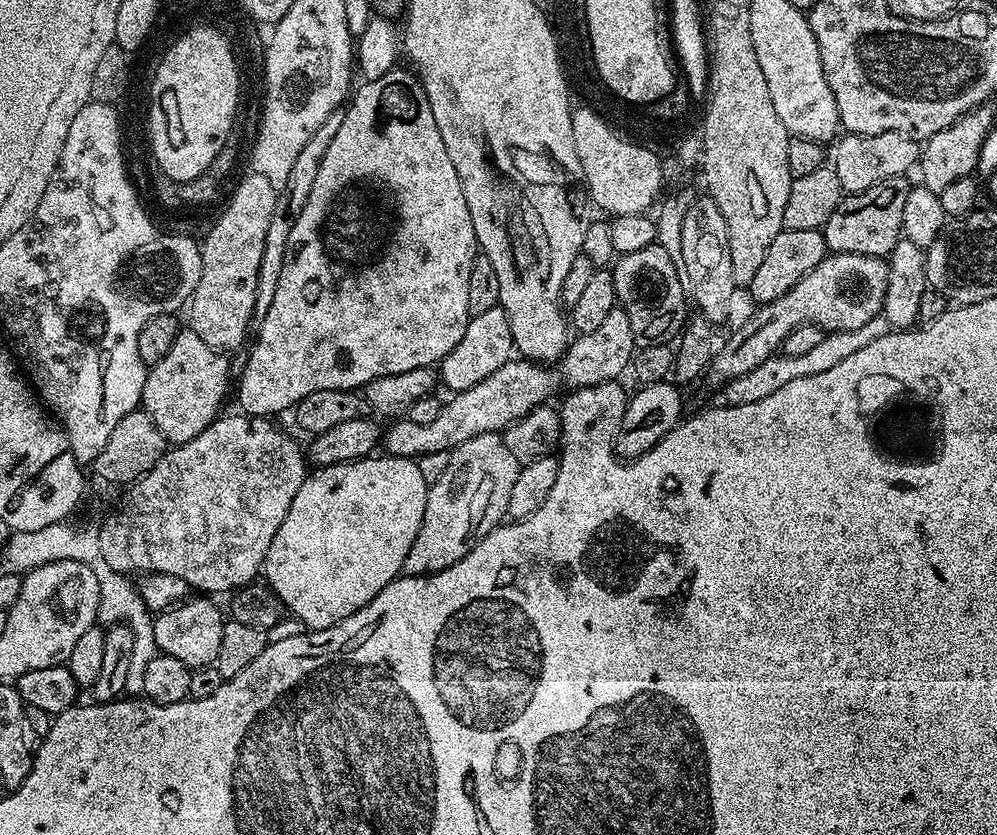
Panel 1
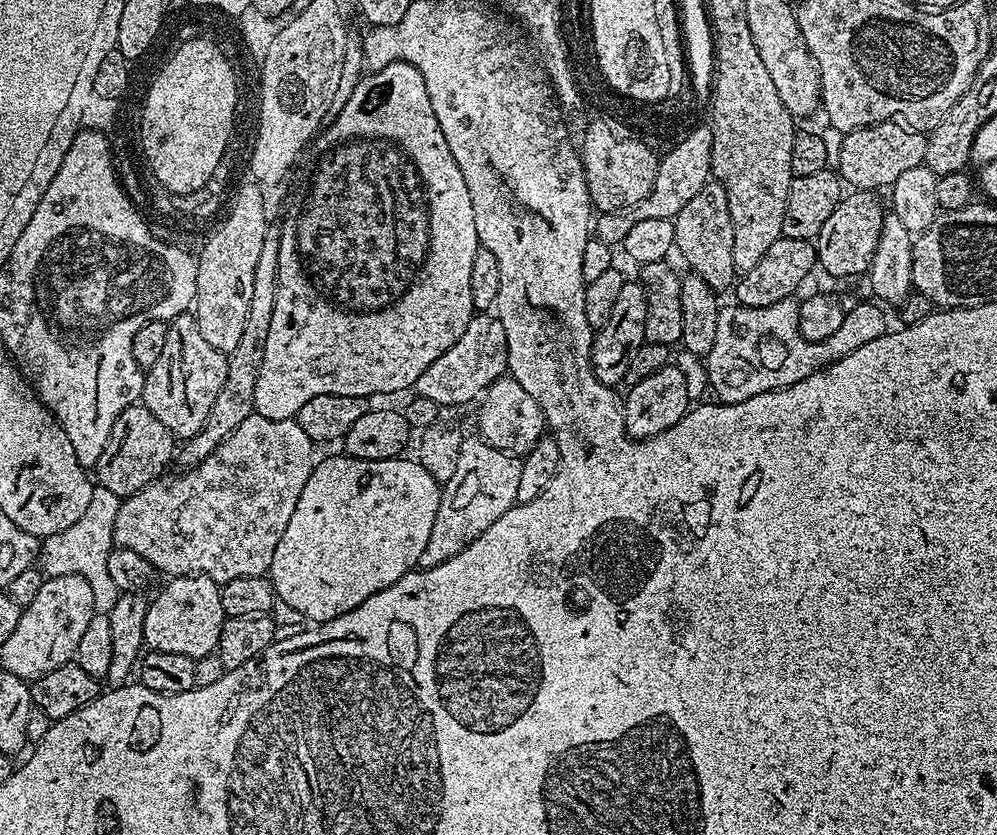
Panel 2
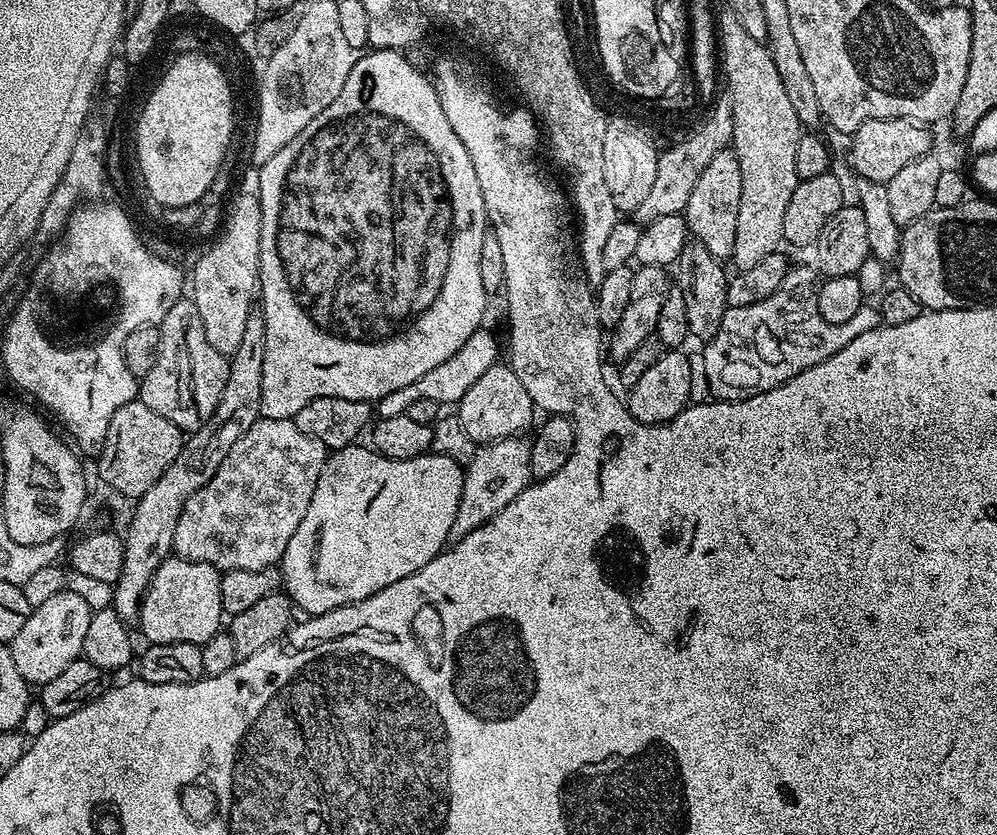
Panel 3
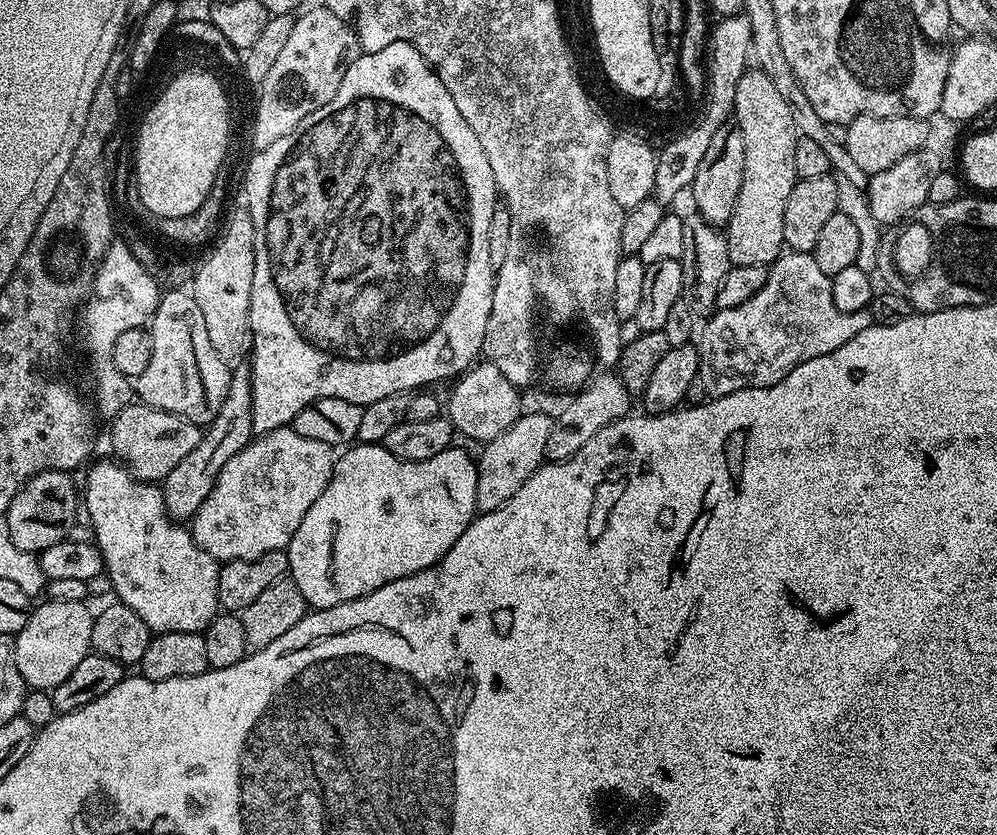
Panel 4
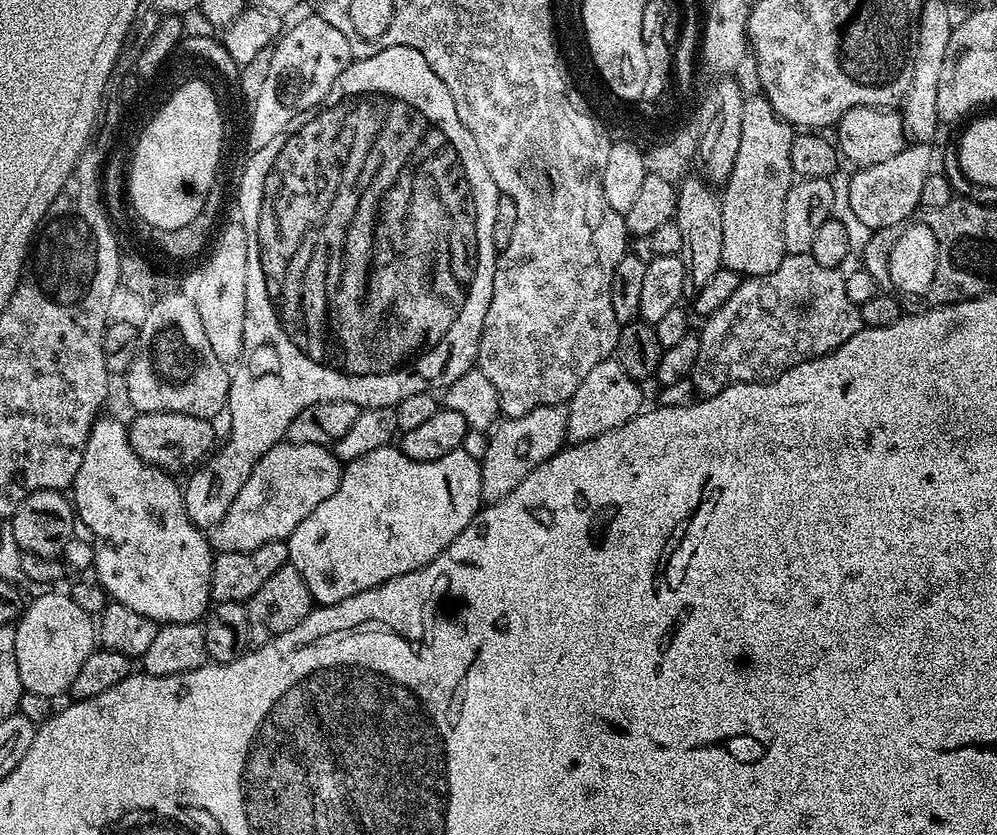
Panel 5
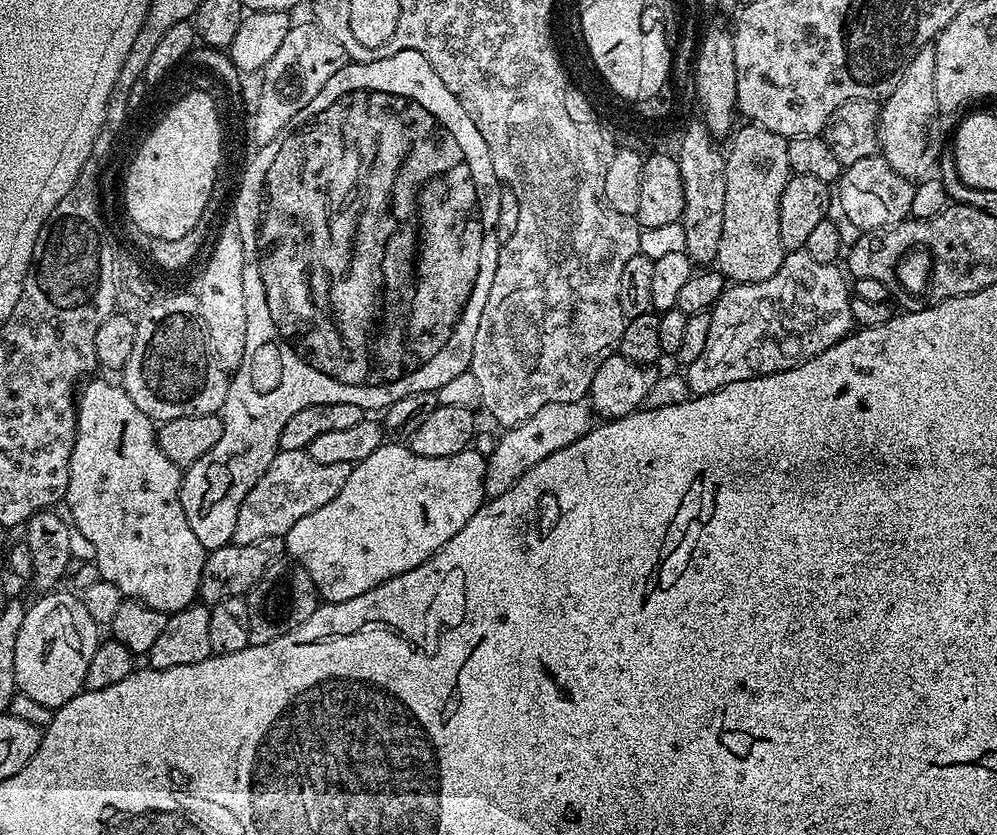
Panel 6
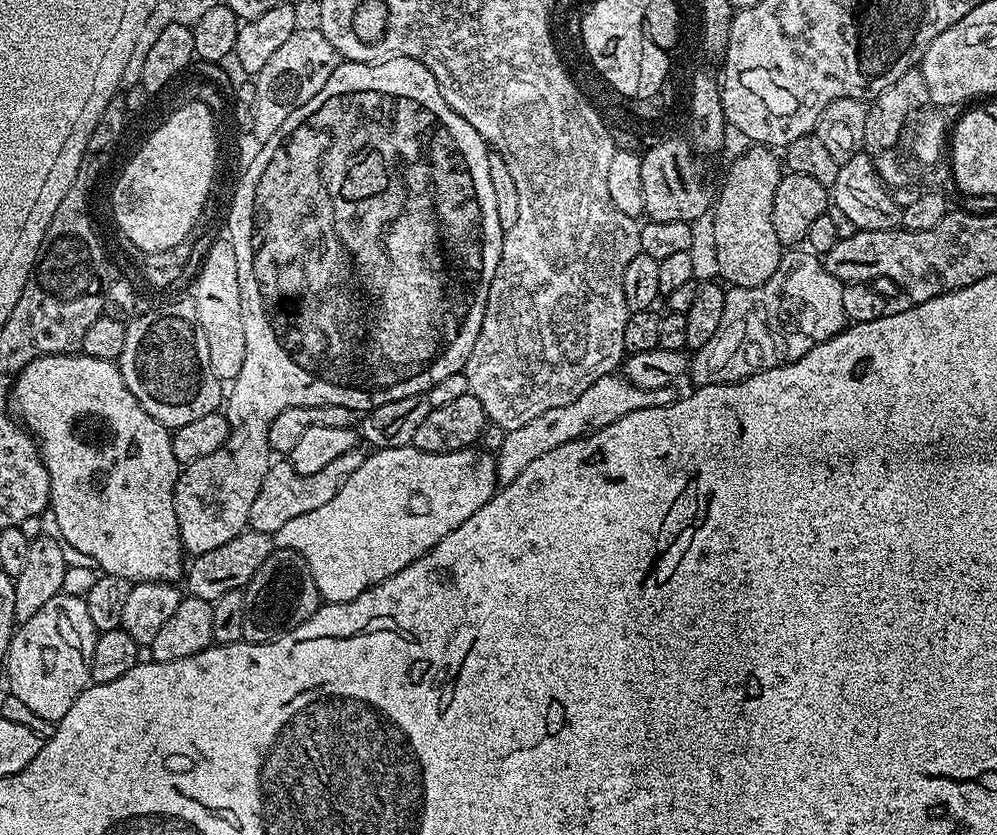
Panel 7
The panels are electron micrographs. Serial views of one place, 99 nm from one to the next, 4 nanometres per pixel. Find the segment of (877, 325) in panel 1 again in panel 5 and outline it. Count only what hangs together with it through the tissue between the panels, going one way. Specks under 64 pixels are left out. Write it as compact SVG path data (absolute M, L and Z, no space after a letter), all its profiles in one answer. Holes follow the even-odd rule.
M811 254L785 255L782 266L768 276L745 279L738 286L734 298L724 303L713 316L703 321L704 329L698 332L700 349L690 381L701 397L713 396L732 384L755 384L774 380L786 370L816 356L834 351L842 342L854 338L862 327L860 310L846 294L845 273L840 268L822 266Z

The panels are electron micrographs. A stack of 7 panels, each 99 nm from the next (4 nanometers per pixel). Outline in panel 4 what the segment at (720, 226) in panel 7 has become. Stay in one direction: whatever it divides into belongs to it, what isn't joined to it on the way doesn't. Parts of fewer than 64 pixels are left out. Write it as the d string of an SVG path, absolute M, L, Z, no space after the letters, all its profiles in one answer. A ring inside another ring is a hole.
M757 66L749 67L738 82L734 120L742 130L742 142L746 142L746 166L734 214L730 214L726 225L730 258L735 266L771 266L786 248L782 214L786 214L786 198L790 198L797 181L794 146L798 131L786 99Z

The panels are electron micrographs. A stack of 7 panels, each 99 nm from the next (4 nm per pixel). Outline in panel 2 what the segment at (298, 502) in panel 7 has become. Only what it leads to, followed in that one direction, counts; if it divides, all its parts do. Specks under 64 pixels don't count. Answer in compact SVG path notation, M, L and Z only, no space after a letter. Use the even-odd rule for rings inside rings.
M253 414L201 464L180 470L177 476L165 474L133 496L123 497L114 518L111 543L140 554L153 564L157 573L164 575L165 572L168 578L205 576L222 585L234 578L263 576L274 562L274 550L290 523L294 506L298 506L306 478L310 478L318 463L318 455L312 448L315 448L313 440L295 418L275 420Z

